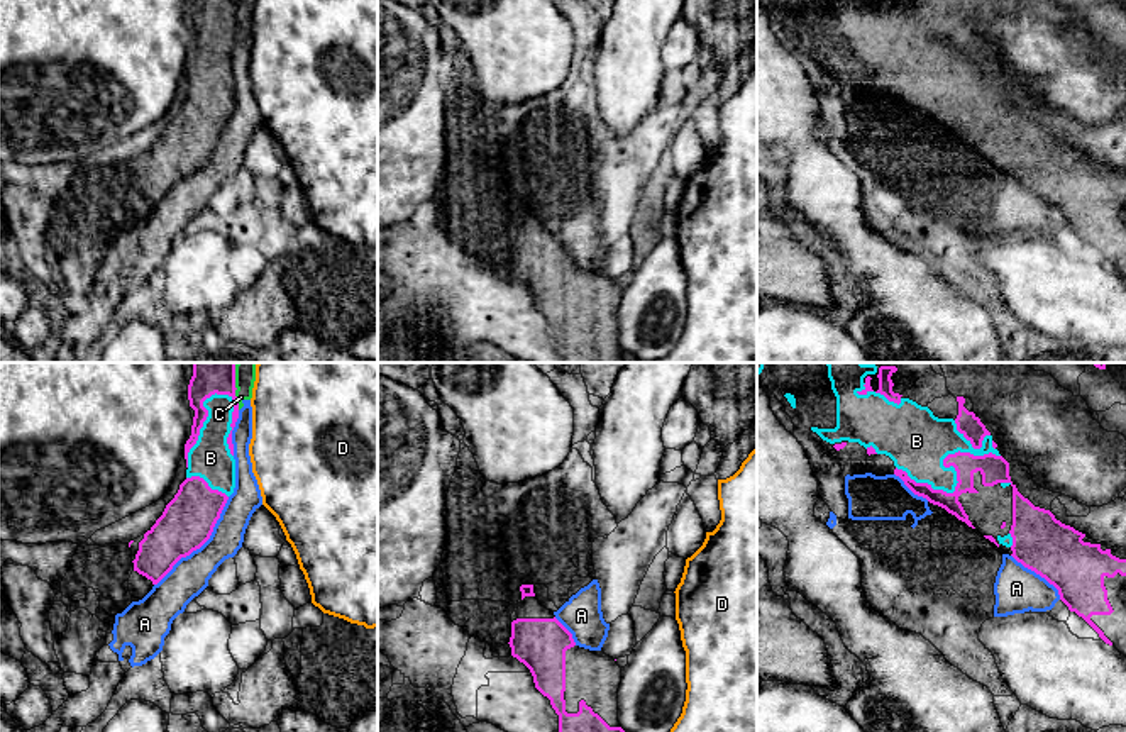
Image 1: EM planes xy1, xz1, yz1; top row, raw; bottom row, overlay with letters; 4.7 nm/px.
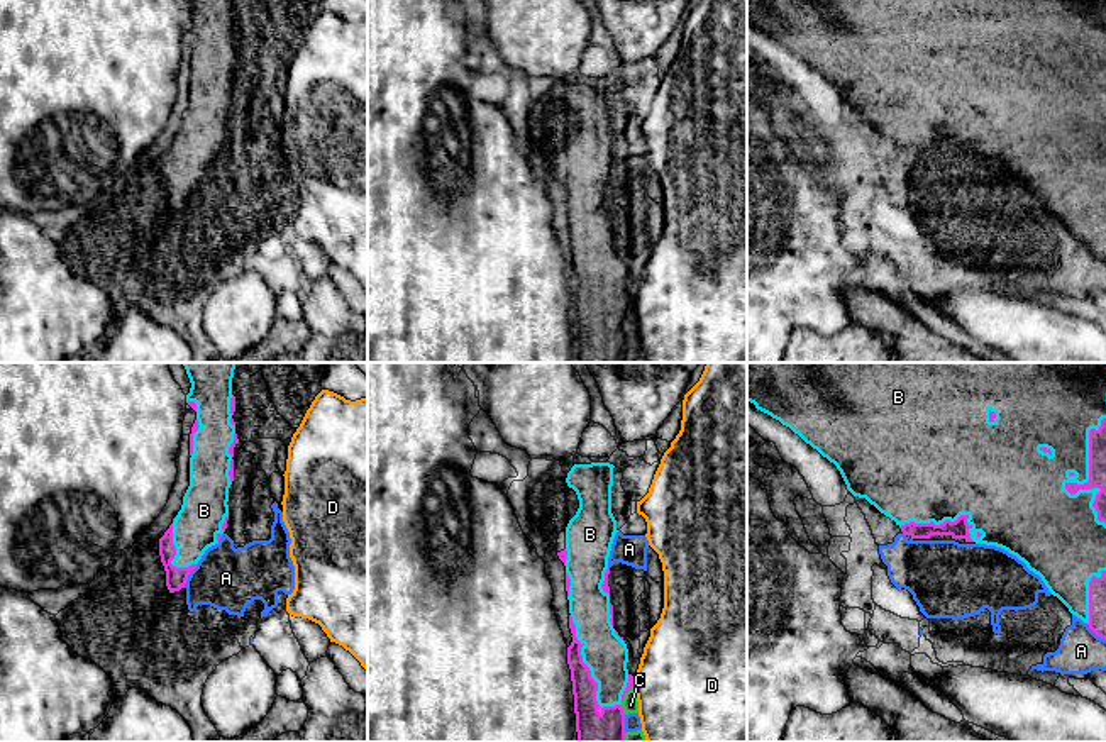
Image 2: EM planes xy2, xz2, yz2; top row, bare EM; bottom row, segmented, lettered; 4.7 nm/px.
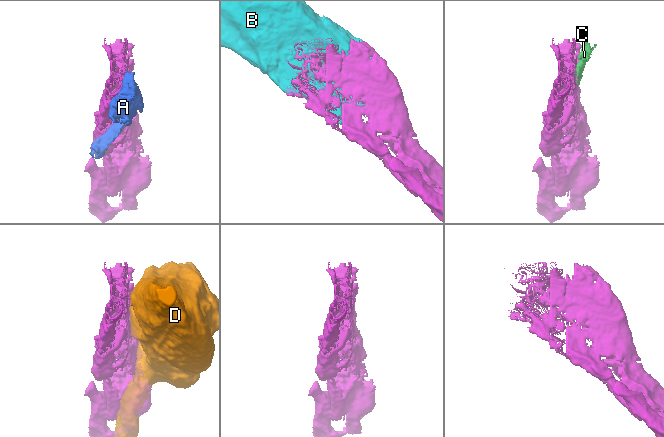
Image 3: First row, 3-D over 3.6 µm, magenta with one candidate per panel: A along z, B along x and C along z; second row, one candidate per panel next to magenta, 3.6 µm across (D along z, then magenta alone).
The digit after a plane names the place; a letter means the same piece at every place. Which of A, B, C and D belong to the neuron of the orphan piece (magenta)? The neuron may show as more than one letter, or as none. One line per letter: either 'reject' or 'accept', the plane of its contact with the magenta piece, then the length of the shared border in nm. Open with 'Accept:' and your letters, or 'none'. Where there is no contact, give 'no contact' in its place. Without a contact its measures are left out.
Accept: B
A: reject; contact in xy1; length 550 nm
B: accept; contact in yz2; length 500 nm
C: reject; contact in xy1; length 150 nm
D: reject; contact in xz2; length 50 nm

